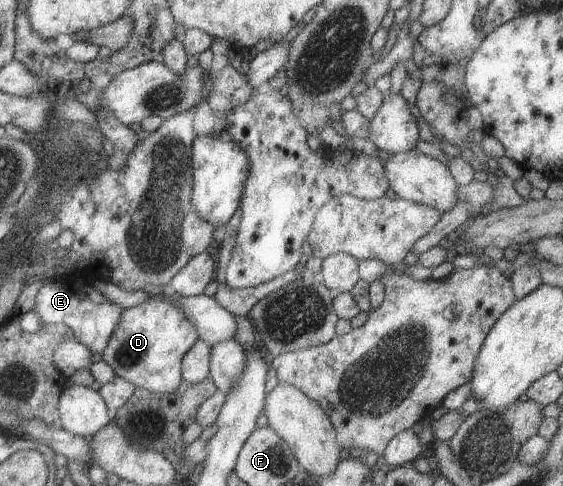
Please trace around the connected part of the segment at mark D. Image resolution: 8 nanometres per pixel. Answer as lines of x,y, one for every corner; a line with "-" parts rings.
159,296
148,297
133,308
123,309
118,326
111,334
107,345
100,353
102,360
113,370
115,376
127,380
134,389
144,389
149,393
166,394
174,392
182,382
180,363
187,350
198,342
195,328
185,319
181,310
168,299

